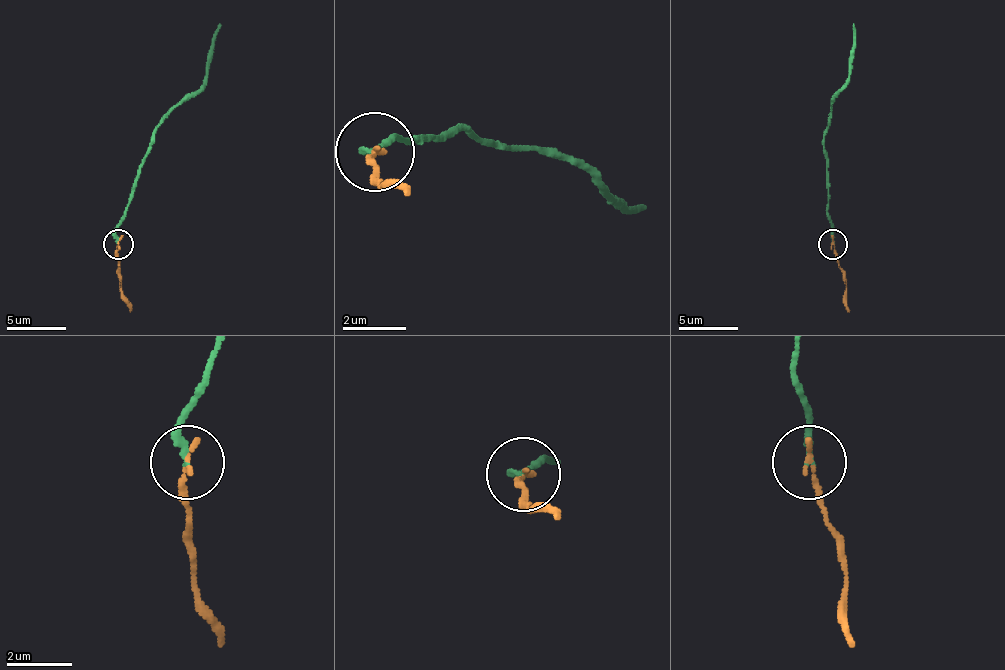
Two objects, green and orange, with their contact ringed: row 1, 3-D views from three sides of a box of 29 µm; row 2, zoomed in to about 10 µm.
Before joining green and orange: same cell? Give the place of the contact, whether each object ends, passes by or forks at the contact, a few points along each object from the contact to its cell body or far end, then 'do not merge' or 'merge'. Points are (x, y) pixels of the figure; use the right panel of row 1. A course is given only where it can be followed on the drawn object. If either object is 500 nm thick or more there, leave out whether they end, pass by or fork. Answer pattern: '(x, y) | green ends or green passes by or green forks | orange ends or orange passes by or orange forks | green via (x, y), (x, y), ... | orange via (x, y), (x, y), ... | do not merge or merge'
(833, 244) | green ends | orange ends | green via (833, 245), (833, 227), (827, 209), (824, 129), (833, 96), (848, 78), (854, 24) | orange via (833, 245), (848, 311) | do not merge

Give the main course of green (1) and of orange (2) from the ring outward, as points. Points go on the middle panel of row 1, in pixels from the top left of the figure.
1: (372, 154), (364, 154), (396, 138), (467, 130), (570, 154), (625, 209), (648, 209)
2: (372, 154), (380, 185), (412, 193)

